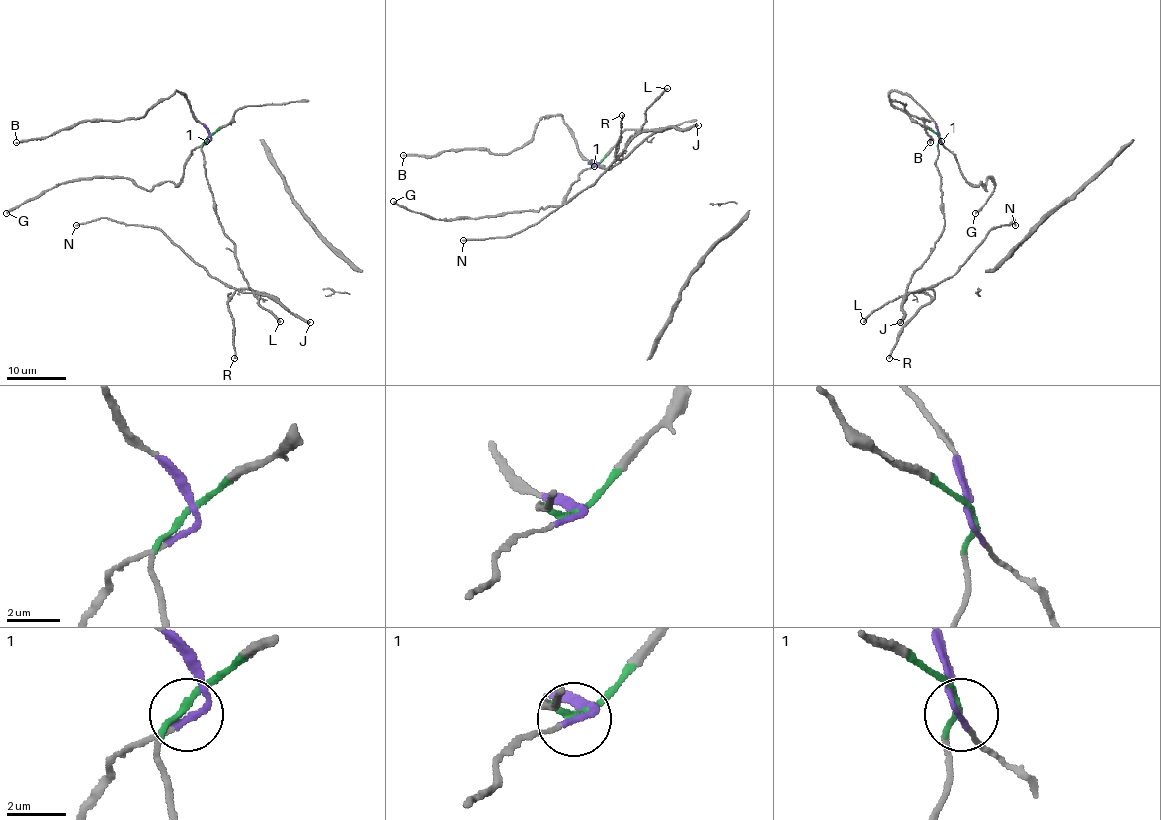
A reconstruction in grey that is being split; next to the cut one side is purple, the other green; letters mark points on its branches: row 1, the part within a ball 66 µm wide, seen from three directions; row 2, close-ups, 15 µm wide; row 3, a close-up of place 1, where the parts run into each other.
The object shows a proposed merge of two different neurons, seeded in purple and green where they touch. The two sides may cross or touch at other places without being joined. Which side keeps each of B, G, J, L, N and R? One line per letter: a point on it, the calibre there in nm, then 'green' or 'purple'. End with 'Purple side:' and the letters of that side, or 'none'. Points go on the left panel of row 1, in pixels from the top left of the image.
B: place (16, 142); calibre 170 nm; purple
G: place (6, 213); calibre 240 nm; purple
J: place (310, 322); calibre 320 nm; green
L: place (280, 321); calibre 220 nm; green
N: place (76, 225); calibre 200 nm; green
R: place (234, 358); calibre 200 nm; green
Purple side: B, G

